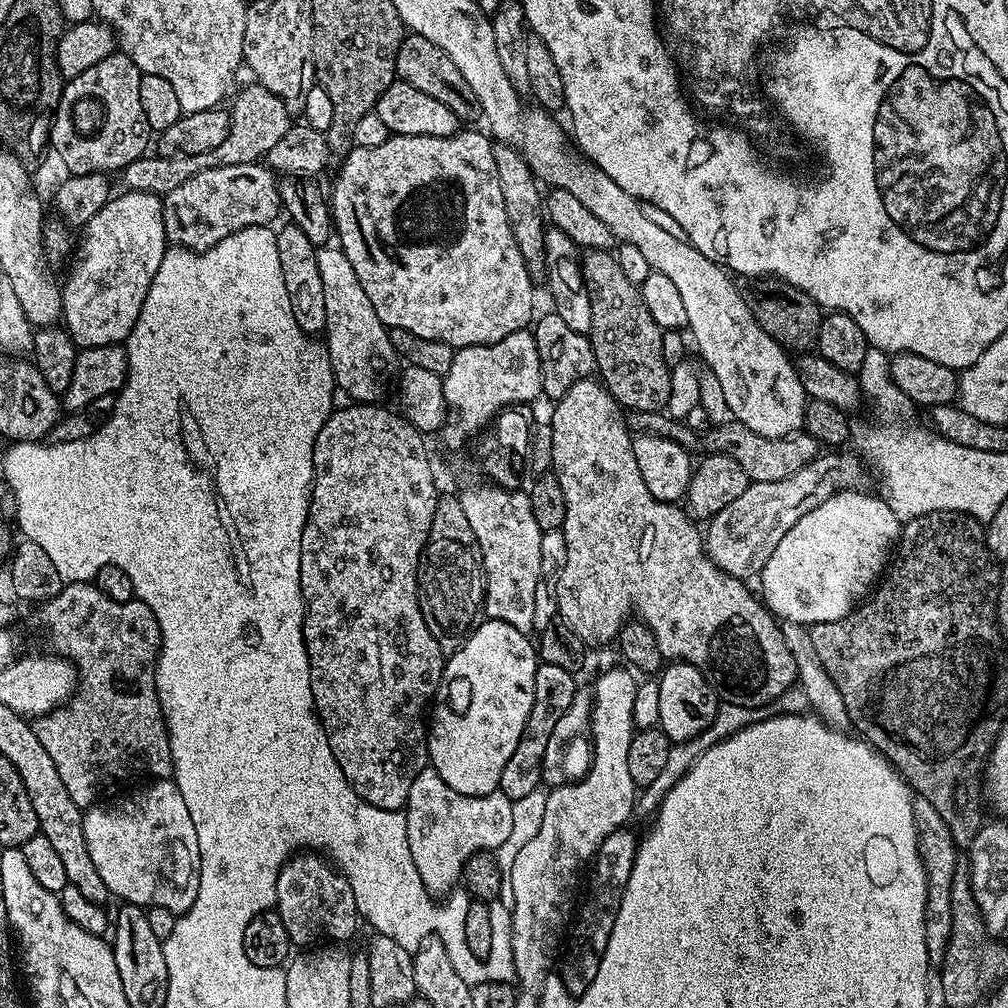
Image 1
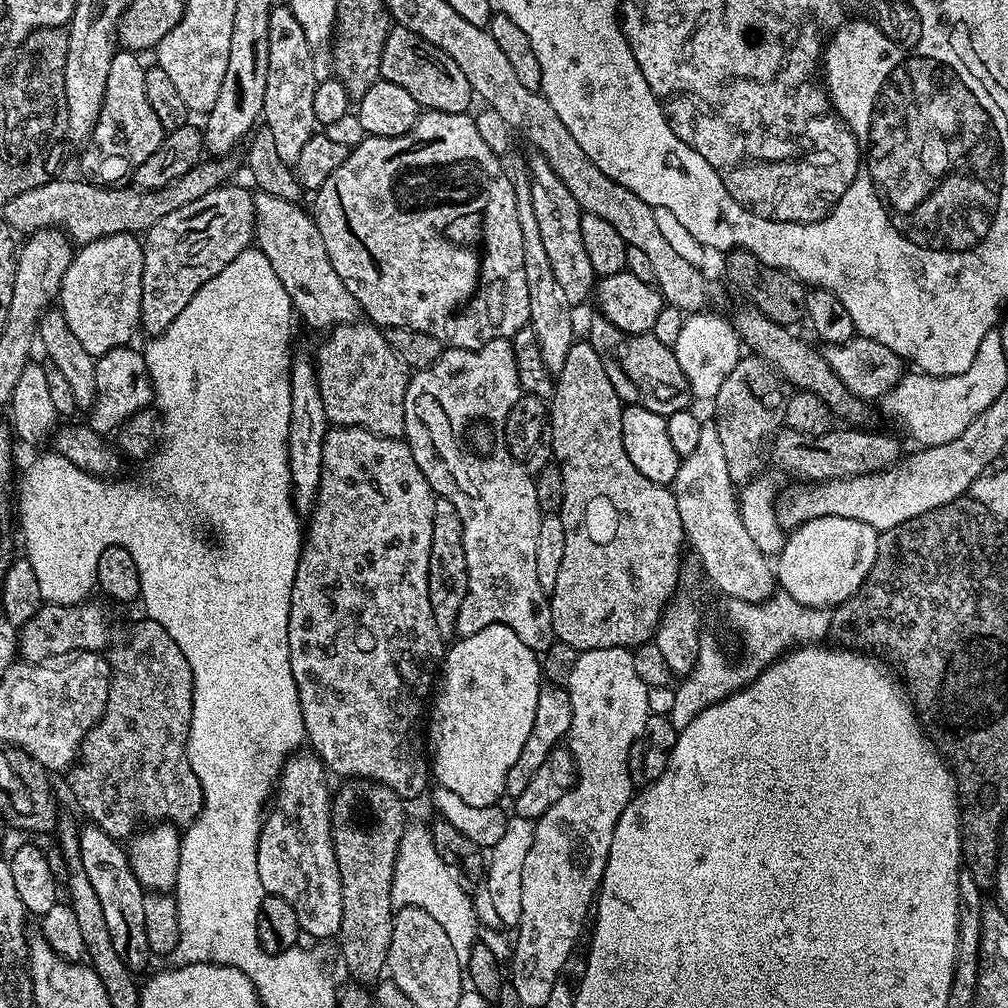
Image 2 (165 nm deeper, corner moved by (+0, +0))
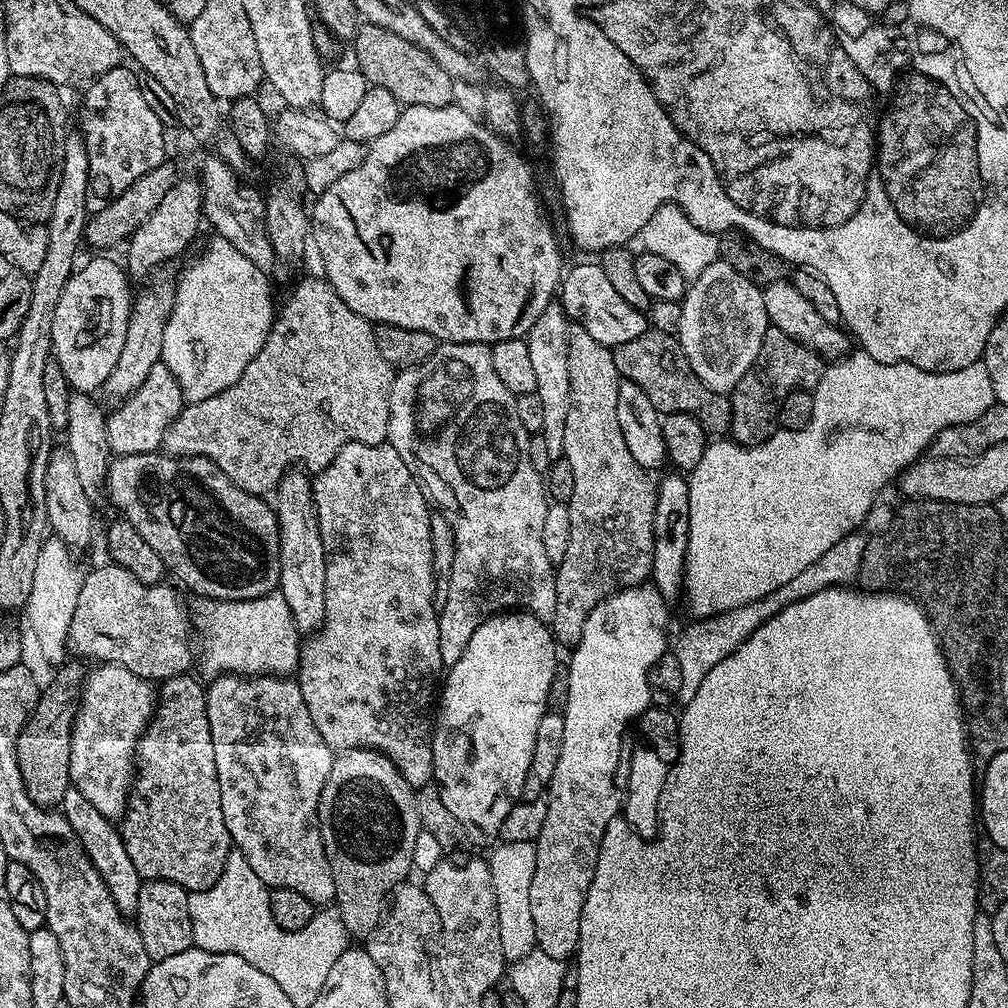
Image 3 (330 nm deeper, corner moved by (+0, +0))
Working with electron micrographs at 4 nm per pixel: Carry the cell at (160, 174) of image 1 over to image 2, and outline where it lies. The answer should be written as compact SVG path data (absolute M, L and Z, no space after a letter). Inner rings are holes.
M208 158L194 165L174 183L155 188L152 192L145 192L135 186L105 186L88 178L57 178L34 190L26 190L26 194L10 198L10 202L2 205L2 218L10 225L13 233L31 234L43 228L57 227L69 240L83 246L118 232L143 234L150 226L154 226L154 222L158 222L158 218L166 218L166 214L186 206L186 202L194 202L194 198L202 198L202 194L229 183L235 177L232 176L235 172L236 164L232 158Z

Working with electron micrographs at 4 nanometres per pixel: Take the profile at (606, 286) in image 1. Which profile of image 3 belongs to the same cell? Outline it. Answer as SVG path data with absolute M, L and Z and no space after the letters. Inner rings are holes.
M649 330L643 332L637 340L622 342L617 348L613 348L612 357L621 377L642 386L642 390L646 390L646 398L654 402L660 413L690 414L690 418L698 418L704 431L709 434L724 434L731 429L731 399L725 393L711 392L700 381L698 374L694 374L676 336Z

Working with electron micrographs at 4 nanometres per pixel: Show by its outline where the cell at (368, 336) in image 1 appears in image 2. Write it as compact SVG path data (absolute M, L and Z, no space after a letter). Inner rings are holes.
M257 191L252 201L256 211L255 247L270 258L278 282L282 282L286 294L292 296L295 315L299 319L301 316L310 327L323 330L337 324L357 323L362 316L358 298L346 290L342 278L338 278L338 270L330 266L330 254L326 254L326 242L322 242L322 234L318 234L315 219L309 213L307 216L295 200L274 198L274 194Z

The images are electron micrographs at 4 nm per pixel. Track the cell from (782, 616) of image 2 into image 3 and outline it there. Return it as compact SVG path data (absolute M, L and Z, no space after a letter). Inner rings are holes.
M857 530L846 534L846 538L832 544L830 550L826 550L826 554L822 554L822 558L814 562L814 566L806 566L806 570L802 570L798 578L790 578L786 586L778 586L778 590L766 594L761 600L745 603L734 610L719 612L717 616L696 618L691 621L693 624L686 625L681 630L680 637L677 640L675 637L674 640L674 651L682 670L679 699L686 702L694 698L698 686L702 686L702 678L706 678L706 674L710 674L710 670L714 670L714 666L718 666L722 658L734 654L734 650L738 650L738 646L742 646L742 642L746 642L746 638L750 638L750 634L754 634L758 626L762 626L771 616L790 606L790 602L796 600L796 597L807 596L810 592L818 594L818 590L825 588L851 585L859 577L862 554L866 554L869 542L869 537L863 536L862 533L863 531Z

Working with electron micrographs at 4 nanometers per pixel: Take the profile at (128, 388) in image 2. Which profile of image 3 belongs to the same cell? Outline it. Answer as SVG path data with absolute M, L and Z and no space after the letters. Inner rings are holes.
M163 362L156 364L154 370L146 377L146 382L131 392L125 400L115 405L116 412L109 411L106 419L106 438L110 442L110 450L116 456L130 454L146 454L157 451L163 445L166 430L178 418L186 401L178 386L178 378L170 374Z

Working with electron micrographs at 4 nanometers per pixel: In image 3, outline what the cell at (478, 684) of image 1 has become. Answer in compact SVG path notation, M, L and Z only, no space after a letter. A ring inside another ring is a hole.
M505 610L488 620L474 630L470 642L466 642L466 650L462 650L462 658L454 662L448 669L448 681L443 681L442 691L438 696L438 711L434 716L434 731L432 734L432 749L434 750L434 783L440 789L440 800L462 822L462 826L468 831L468 839L473 845L491 845L497 839L502 822L506 822L506 814L524 795L524 783L526 782L526 770L530 770L530 754L534 754L534 737L538 731L538 722L542 722L542 714L549 711L547 695L550 692L551 682L558 673L556 667L556 651L558 645L552 635L552 629L545 621L519 610Z

